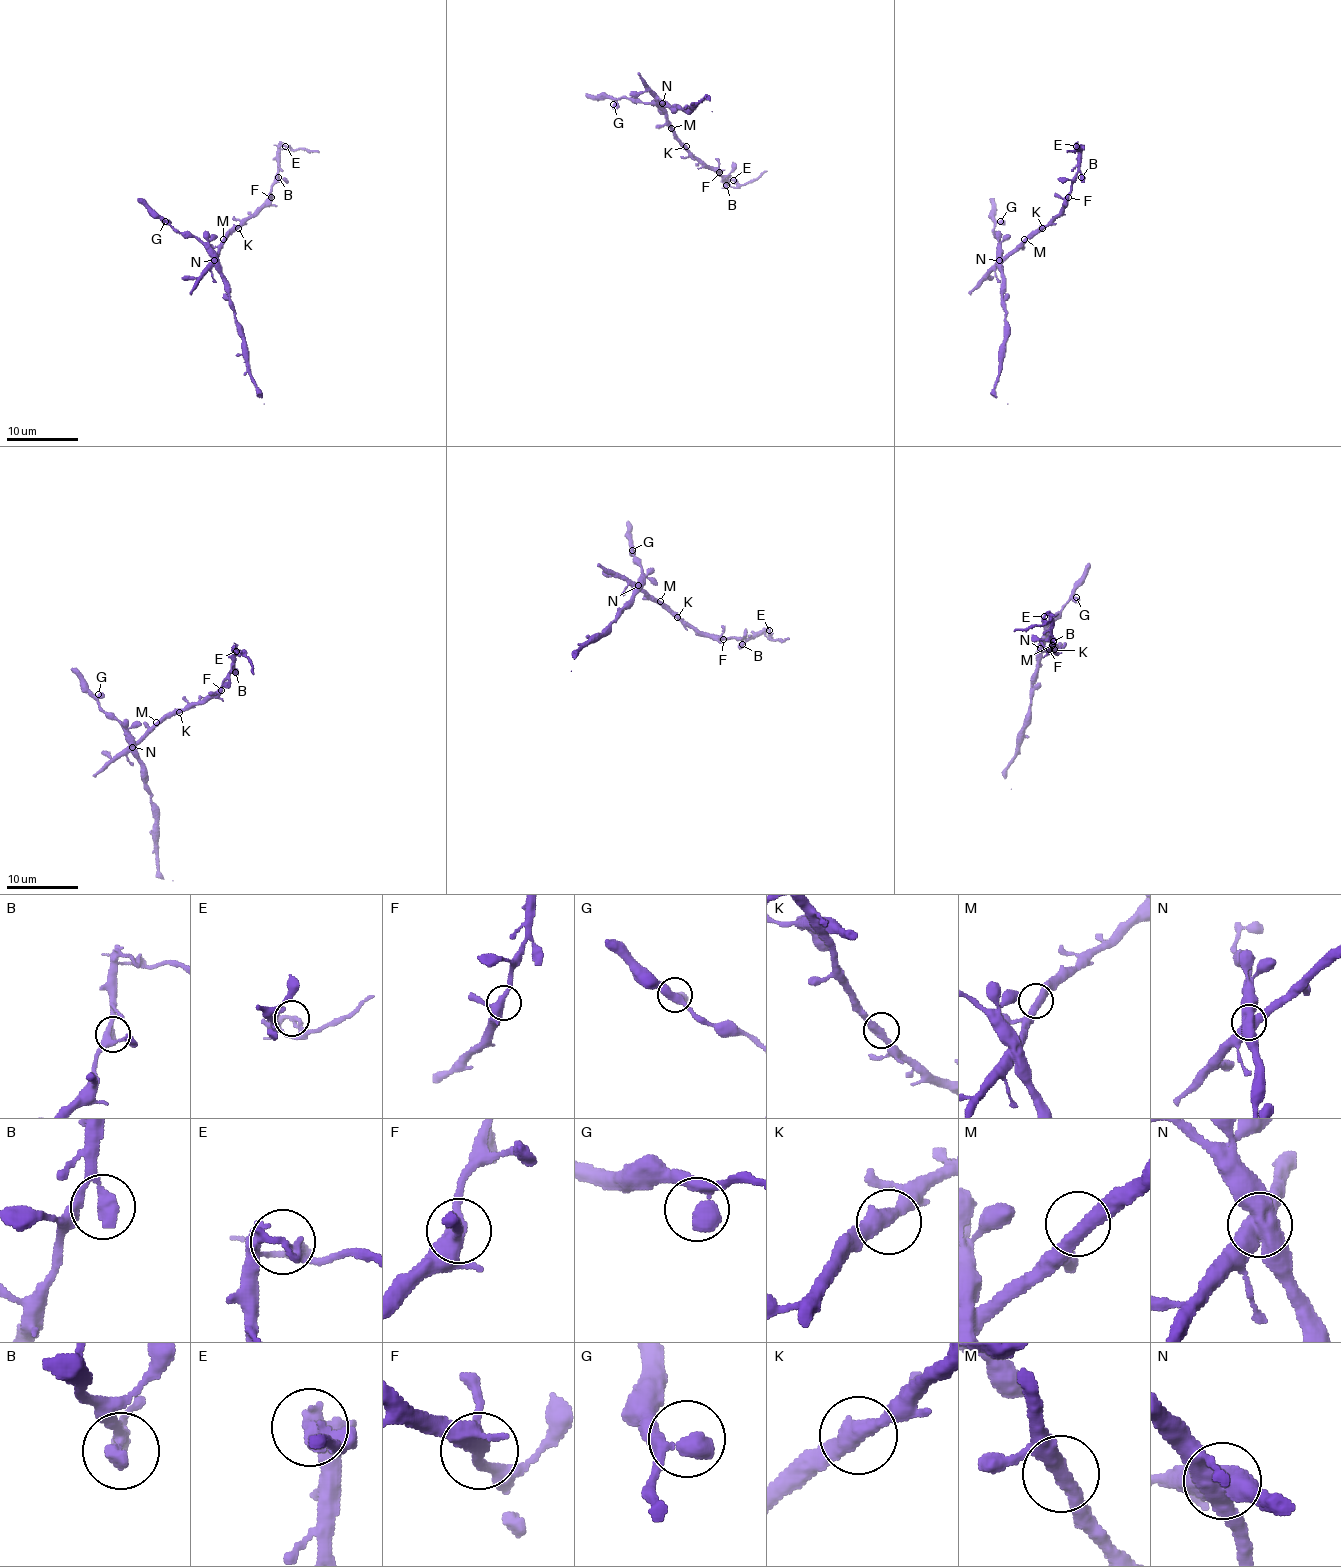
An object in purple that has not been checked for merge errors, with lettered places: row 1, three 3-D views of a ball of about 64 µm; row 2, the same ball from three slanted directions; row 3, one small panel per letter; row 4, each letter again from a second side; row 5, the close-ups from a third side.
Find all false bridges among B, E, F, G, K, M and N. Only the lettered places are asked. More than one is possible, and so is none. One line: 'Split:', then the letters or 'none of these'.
Split: E, N

